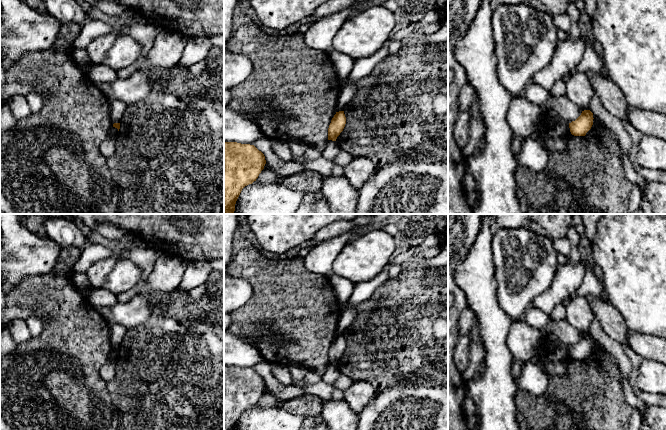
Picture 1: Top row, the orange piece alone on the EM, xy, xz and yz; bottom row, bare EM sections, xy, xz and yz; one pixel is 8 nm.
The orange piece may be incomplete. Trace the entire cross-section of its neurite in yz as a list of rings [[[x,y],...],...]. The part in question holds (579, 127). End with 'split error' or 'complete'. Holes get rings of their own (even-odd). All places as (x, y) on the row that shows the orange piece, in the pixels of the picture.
[[[590,110],[582,111],[581,115],[569,123],[570,132],[574,136],[585,136],[593,125],[593,113]]]; complete

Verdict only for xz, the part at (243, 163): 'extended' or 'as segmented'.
as segmented

